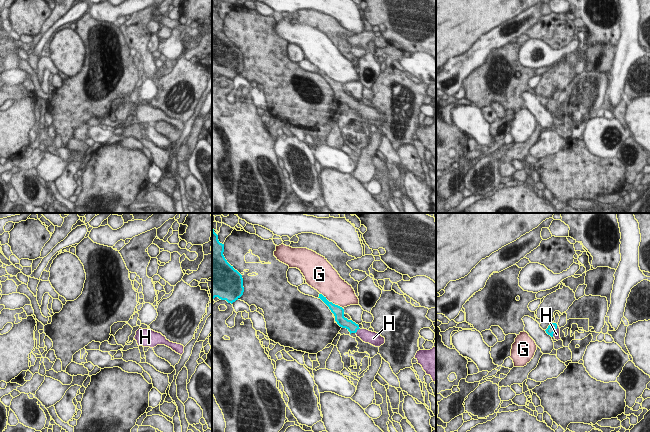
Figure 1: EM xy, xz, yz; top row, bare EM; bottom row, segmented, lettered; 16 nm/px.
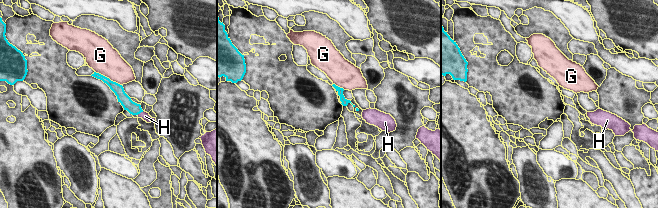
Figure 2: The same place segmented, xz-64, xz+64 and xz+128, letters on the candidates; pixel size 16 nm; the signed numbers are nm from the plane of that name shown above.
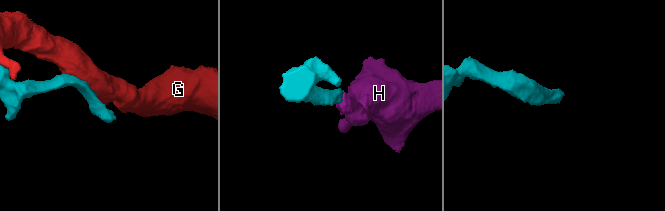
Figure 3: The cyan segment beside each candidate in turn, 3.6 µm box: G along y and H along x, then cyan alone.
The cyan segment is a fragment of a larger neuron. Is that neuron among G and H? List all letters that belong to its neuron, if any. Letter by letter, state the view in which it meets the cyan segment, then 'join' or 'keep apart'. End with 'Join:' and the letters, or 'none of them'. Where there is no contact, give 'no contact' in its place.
G: xz | keep apart
H: yz | join
Join: H

